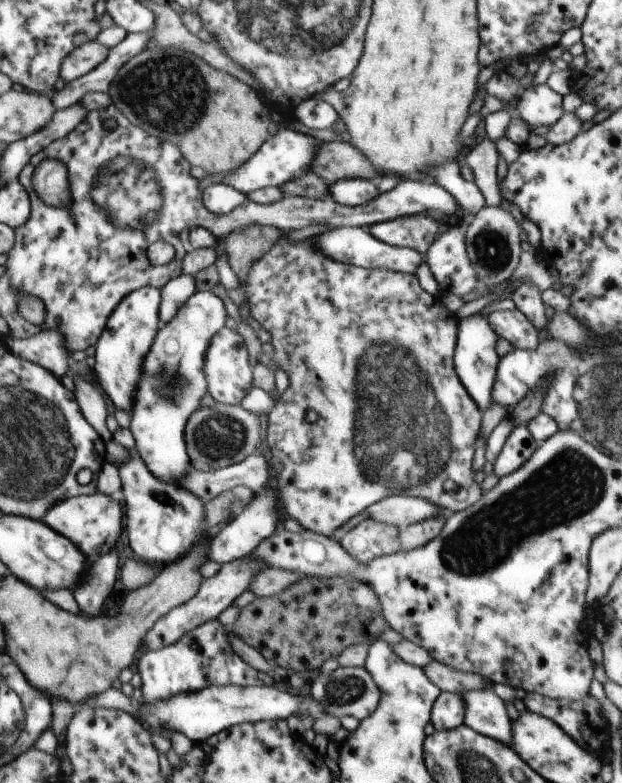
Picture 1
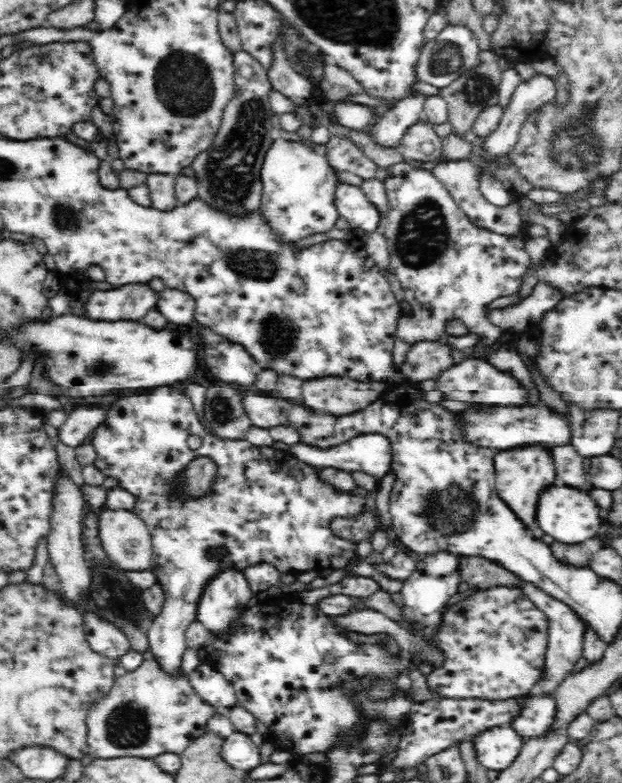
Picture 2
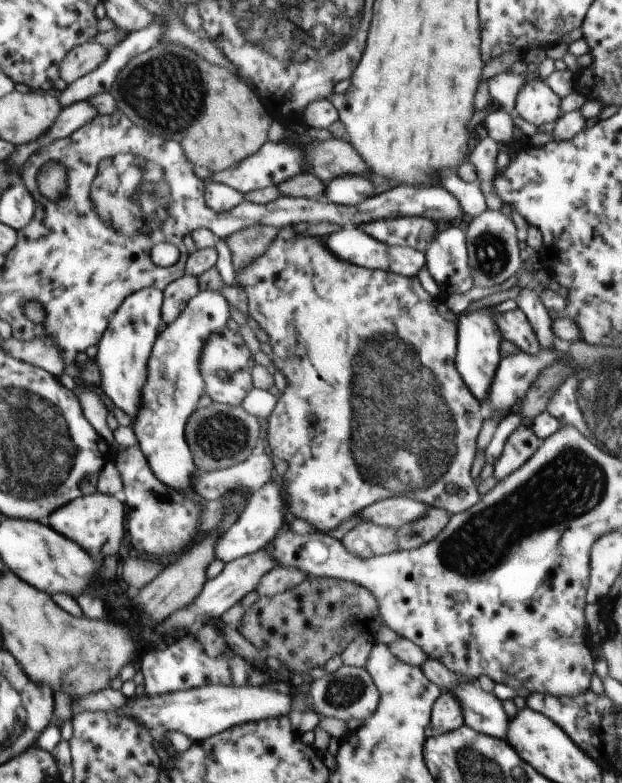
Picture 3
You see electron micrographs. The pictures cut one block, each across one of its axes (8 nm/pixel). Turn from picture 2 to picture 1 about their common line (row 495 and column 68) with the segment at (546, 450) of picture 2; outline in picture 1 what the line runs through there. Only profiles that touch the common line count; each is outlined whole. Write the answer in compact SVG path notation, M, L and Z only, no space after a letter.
M99 492L69 498L63 500L61 504L55 504L47 512L45 523L69 540L73 540L73 544L77 544L77 548L81 548L85 556L97 558L107 550L115 550L115 543L121 534L121 529L123 531L125 528L123 501Z

